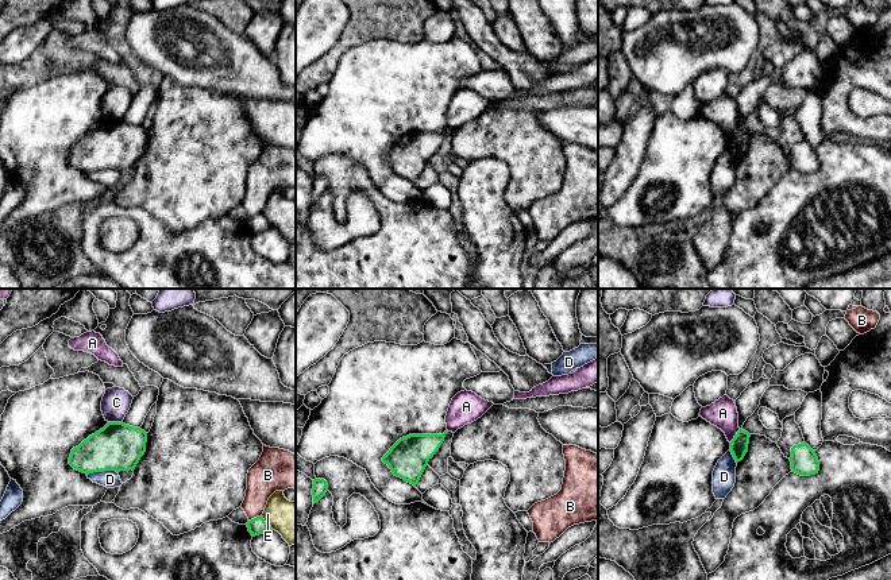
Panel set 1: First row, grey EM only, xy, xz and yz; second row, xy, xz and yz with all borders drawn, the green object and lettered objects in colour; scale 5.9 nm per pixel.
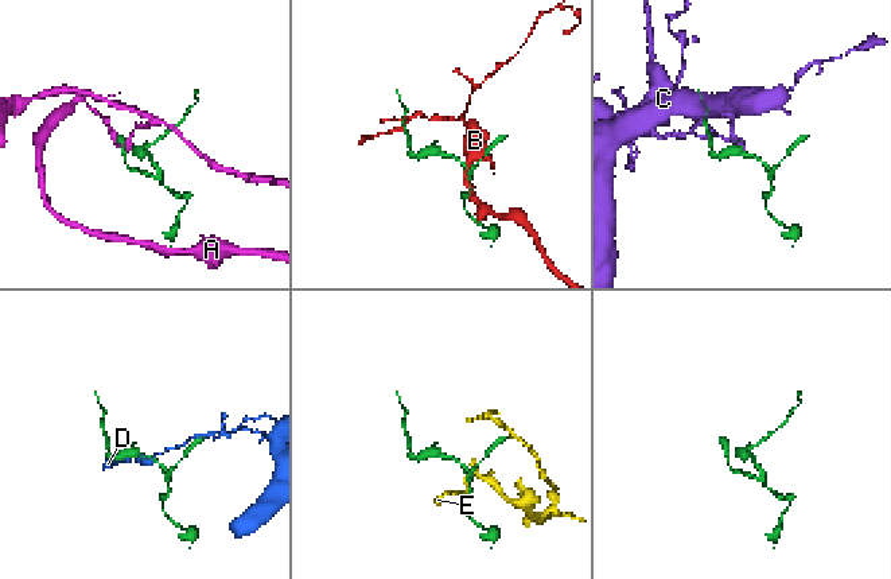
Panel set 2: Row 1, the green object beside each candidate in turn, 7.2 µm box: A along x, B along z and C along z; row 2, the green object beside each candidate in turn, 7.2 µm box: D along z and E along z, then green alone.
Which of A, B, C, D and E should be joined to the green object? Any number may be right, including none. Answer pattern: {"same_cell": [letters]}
{"same_cell": []}

